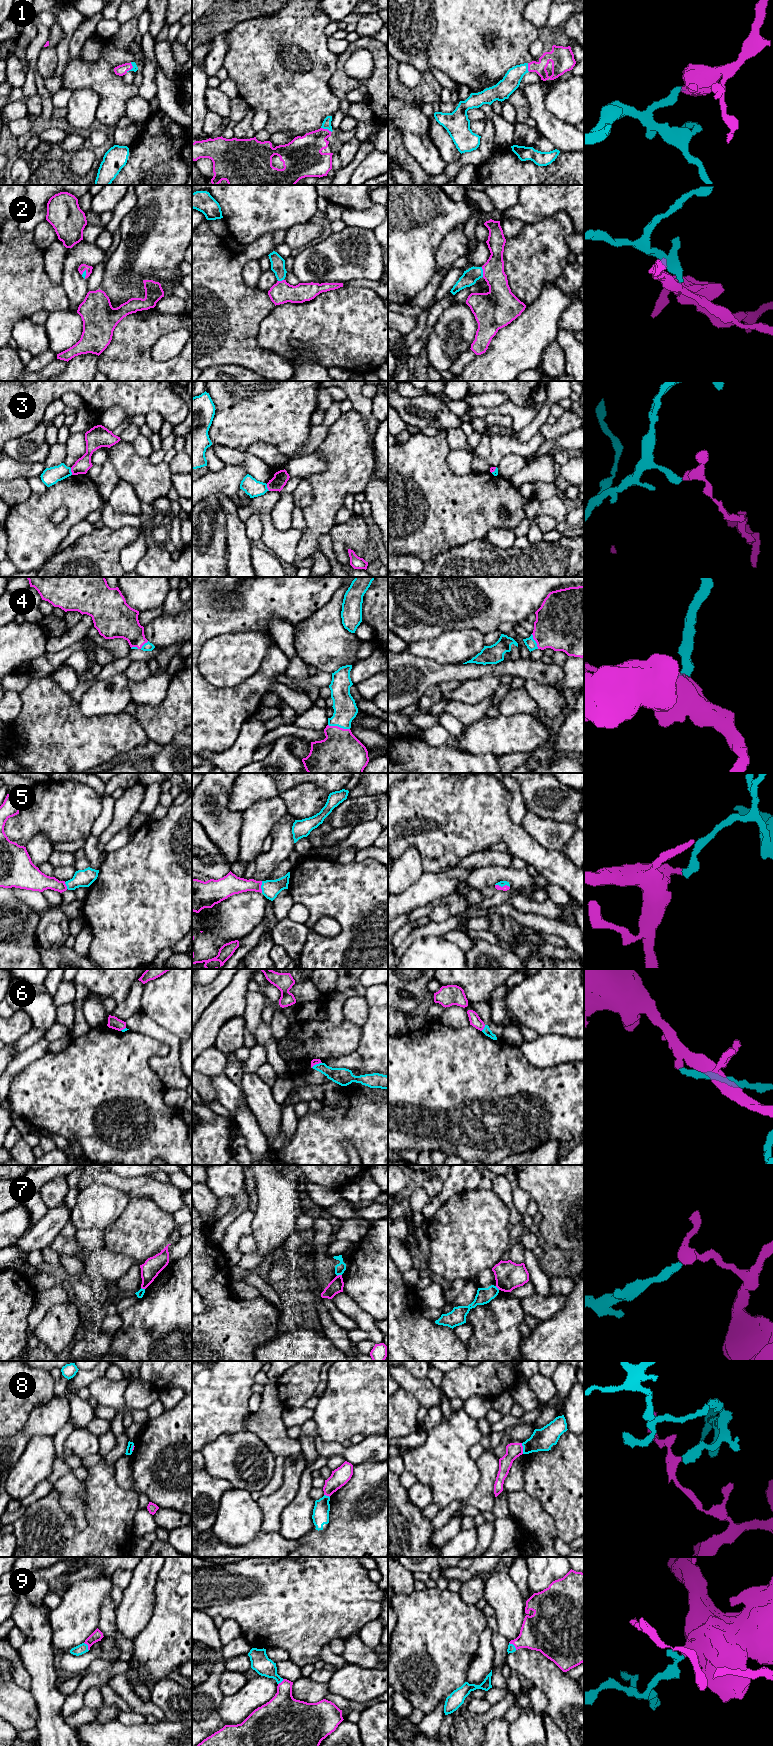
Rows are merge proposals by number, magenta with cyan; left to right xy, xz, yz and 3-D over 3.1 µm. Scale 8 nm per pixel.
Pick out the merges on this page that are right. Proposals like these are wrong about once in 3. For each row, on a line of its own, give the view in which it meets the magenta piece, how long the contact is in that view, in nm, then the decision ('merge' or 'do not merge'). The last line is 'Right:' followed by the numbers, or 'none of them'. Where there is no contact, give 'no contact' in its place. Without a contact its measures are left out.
1: meets magenta in xz; contact 100 nm long; merge
2: meets magenta in yz; contact 80 nm long; merge
3: meets magenta in xy; contact 60 nm long; do not merge
4: meets magenta in xz; contact 180 nm long; merge
5: meets magenta in xz; contact 100 nm long; merge
6: meets magenta in yz; contact 60 nm long; do not merge
7: meets magenta in xz; contact 40 nm long; do not merge
8: meets magenta in yz; contact 90 nm long; do not merge
9: meets magenta in yz; contact 90 nm long; merge
Right: 1, 2, 4, 5, 9

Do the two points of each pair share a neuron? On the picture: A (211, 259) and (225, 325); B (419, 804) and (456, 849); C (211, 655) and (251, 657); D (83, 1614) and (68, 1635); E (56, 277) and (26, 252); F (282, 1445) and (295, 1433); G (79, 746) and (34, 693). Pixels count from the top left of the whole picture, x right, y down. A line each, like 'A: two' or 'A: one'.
A: one
B: one
C: one
D: one
E: two
F: two
G: one

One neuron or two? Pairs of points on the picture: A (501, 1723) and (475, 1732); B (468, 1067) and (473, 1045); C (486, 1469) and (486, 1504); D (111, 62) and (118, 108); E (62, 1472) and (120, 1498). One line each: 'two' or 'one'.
A: two
B: one
C: one
D: one
E: two

